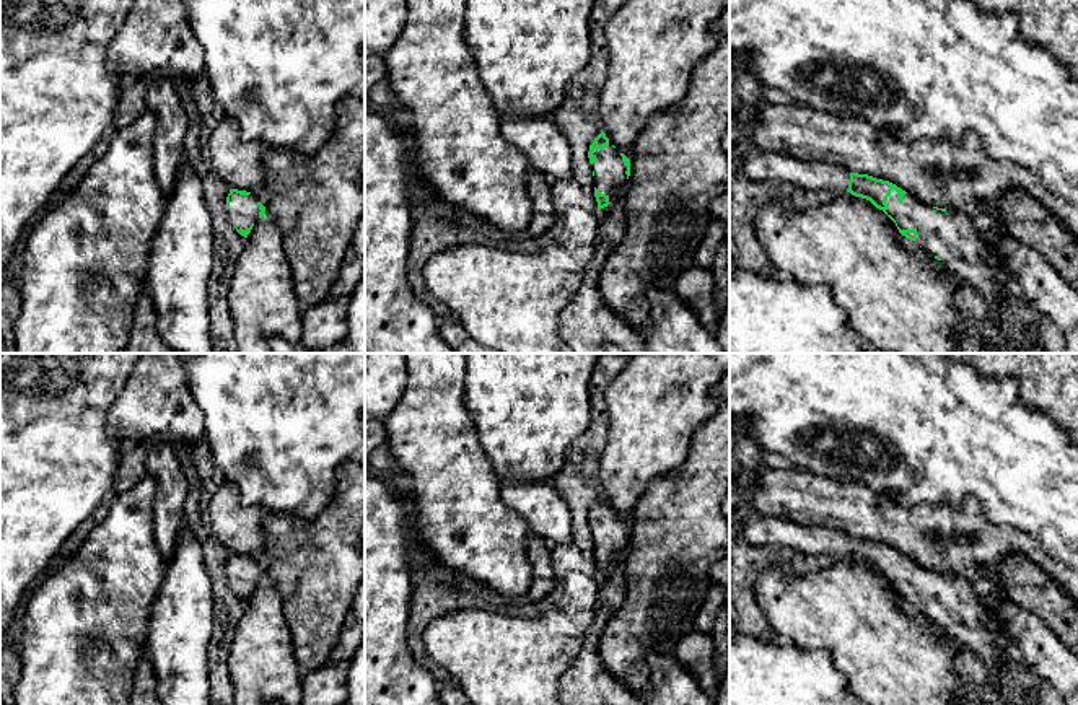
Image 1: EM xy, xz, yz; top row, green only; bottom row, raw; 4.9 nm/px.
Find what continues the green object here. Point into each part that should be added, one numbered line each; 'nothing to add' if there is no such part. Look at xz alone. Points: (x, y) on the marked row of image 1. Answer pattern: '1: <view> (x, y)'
1: xz (609, 171)

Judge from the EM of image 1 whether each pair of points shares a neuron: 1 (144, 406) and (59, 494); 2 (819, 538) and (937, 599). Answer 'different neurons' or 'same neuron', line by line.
1: different neurons
2: same neuron

